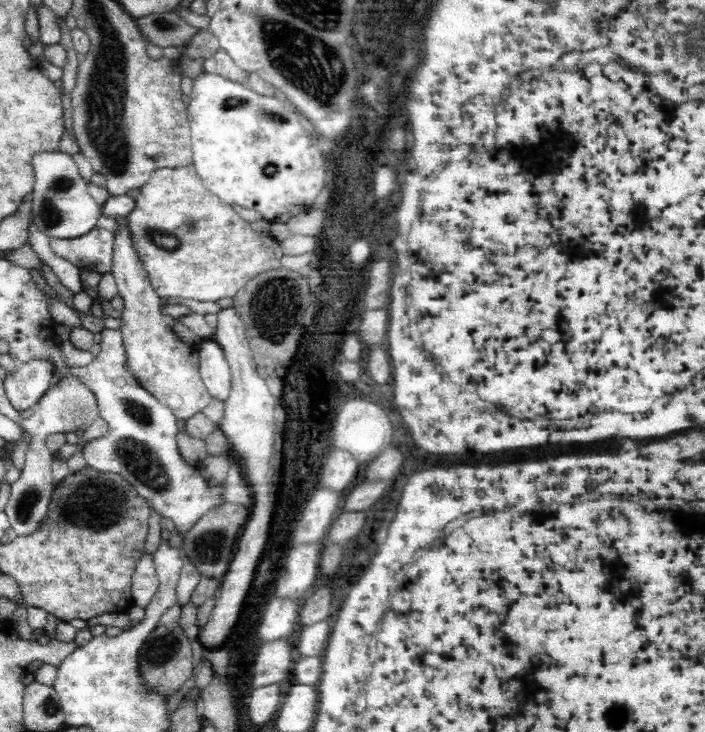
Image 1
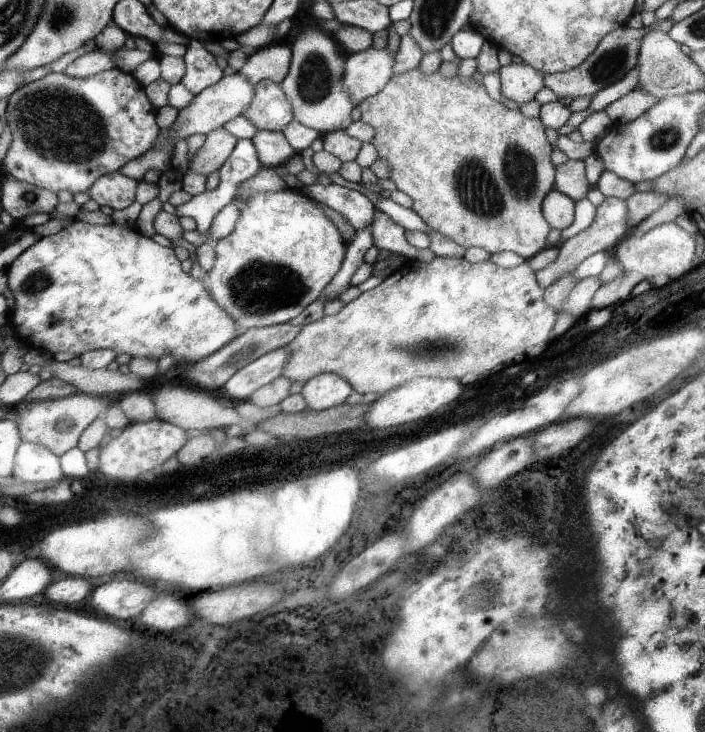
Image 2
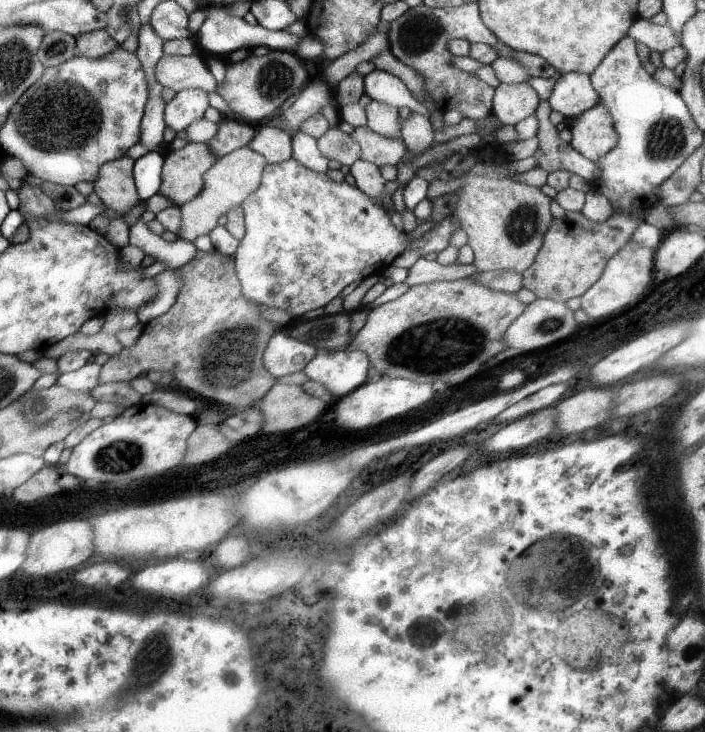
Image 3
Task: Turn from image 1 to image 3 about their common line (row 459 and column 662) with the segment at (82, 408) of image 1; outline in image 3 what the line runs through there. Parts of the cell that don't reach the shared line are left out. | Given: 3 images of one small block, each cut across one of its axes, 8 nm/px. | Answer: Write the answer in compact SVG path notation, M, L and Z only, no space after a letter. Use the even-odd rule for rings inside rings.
M637 19L628 30L634 40L648 46L652 51L659 51L661 54L679 44L680 38L674 35L668 24L657 26L648 19Z

